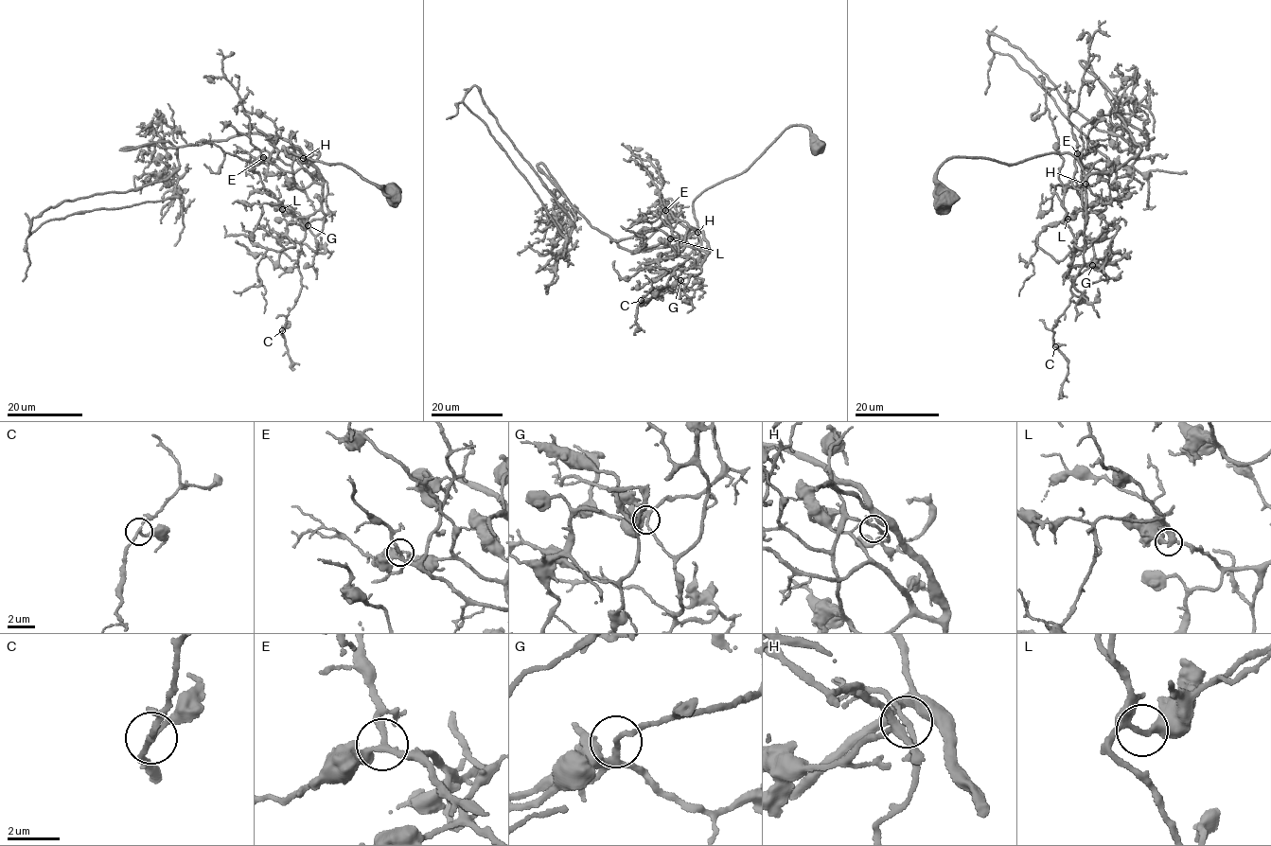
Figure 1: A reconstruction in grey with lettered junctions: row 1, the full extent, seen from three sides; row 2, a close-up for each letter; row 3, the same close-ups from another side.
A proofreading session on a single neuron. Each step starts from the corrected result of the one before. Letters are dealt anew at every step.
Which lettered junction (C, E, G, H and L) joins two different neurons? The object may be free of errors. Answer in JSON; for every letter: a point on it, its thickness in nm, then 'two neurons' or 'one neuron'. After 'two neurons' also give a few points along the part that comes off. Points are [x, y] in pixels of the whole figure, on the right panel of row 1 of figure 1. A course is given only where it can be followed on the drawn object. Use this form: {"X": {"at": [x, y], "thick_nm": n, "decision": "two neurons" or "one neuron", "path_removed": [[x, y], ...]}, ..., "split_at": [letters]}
{"C": {"at": [1055, 346], "thick_nm": 180, "decision": "one neuron"}, "E": {"at": [1077, 153], "thick_nm": 220, "decision": "one neuron"}, "G": {"at": [1092, 265], "thick_nm": 150, "decision": "one neuron"}, "H": {"at": [1085, 184], "thick_nm": 170, "decision": "one neuron"}, "L": {"at": [1067, 219], "thick_nm": 190, "decision": "one neuron"}, "split_at": []}

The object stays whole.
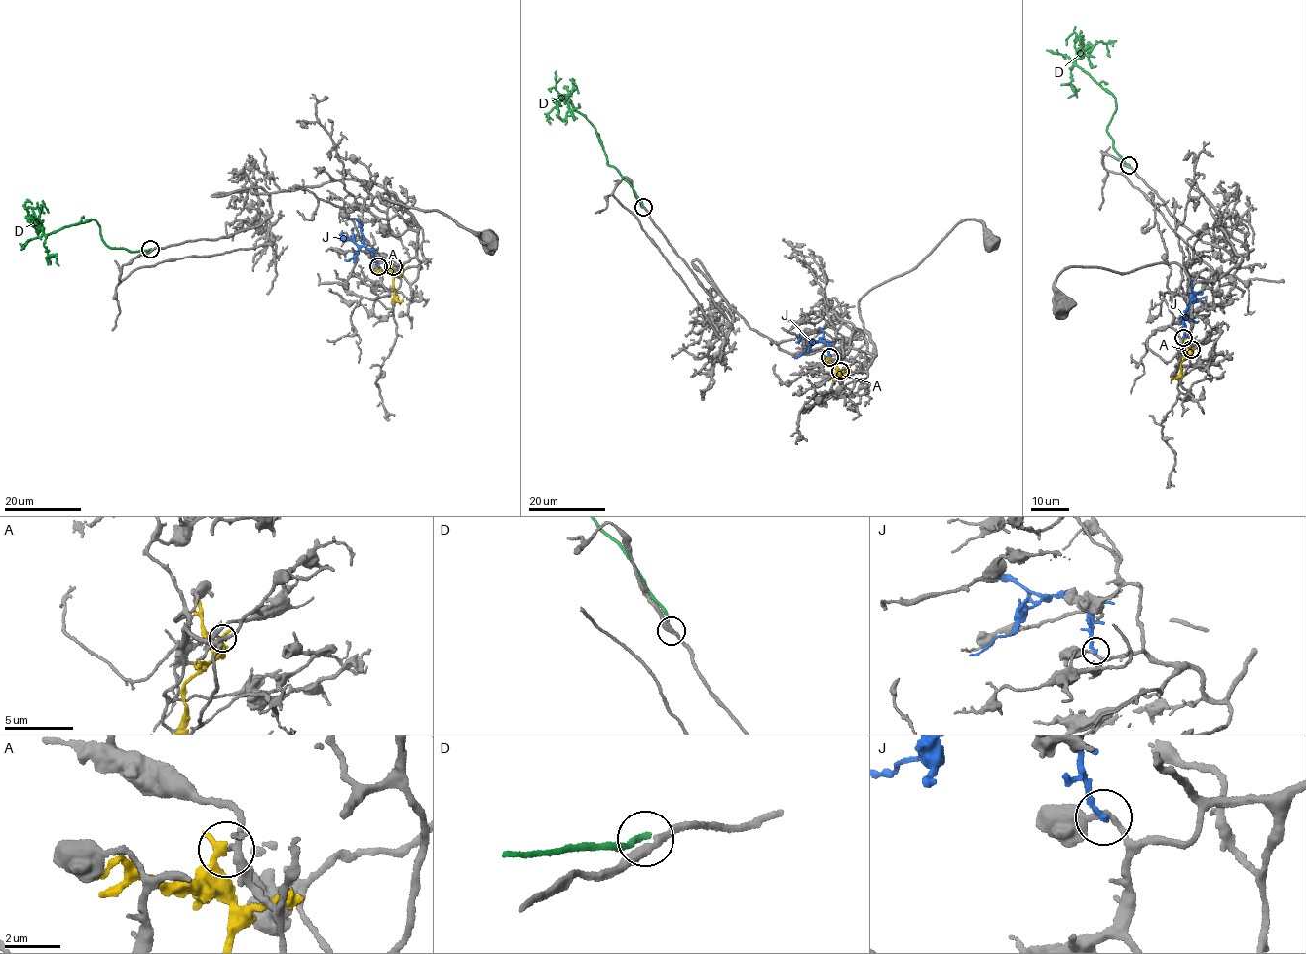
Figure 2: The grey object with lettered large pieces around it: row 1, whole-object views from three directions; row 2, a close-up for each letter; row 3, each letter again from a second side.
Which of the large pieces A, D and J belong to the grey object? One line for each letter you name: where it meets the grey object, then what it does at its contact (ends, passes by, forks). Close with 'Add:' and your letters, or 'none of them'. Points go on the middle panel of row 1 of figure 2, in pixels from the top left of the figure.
D: meets grey at (643, 207); it ends there
Add: D

